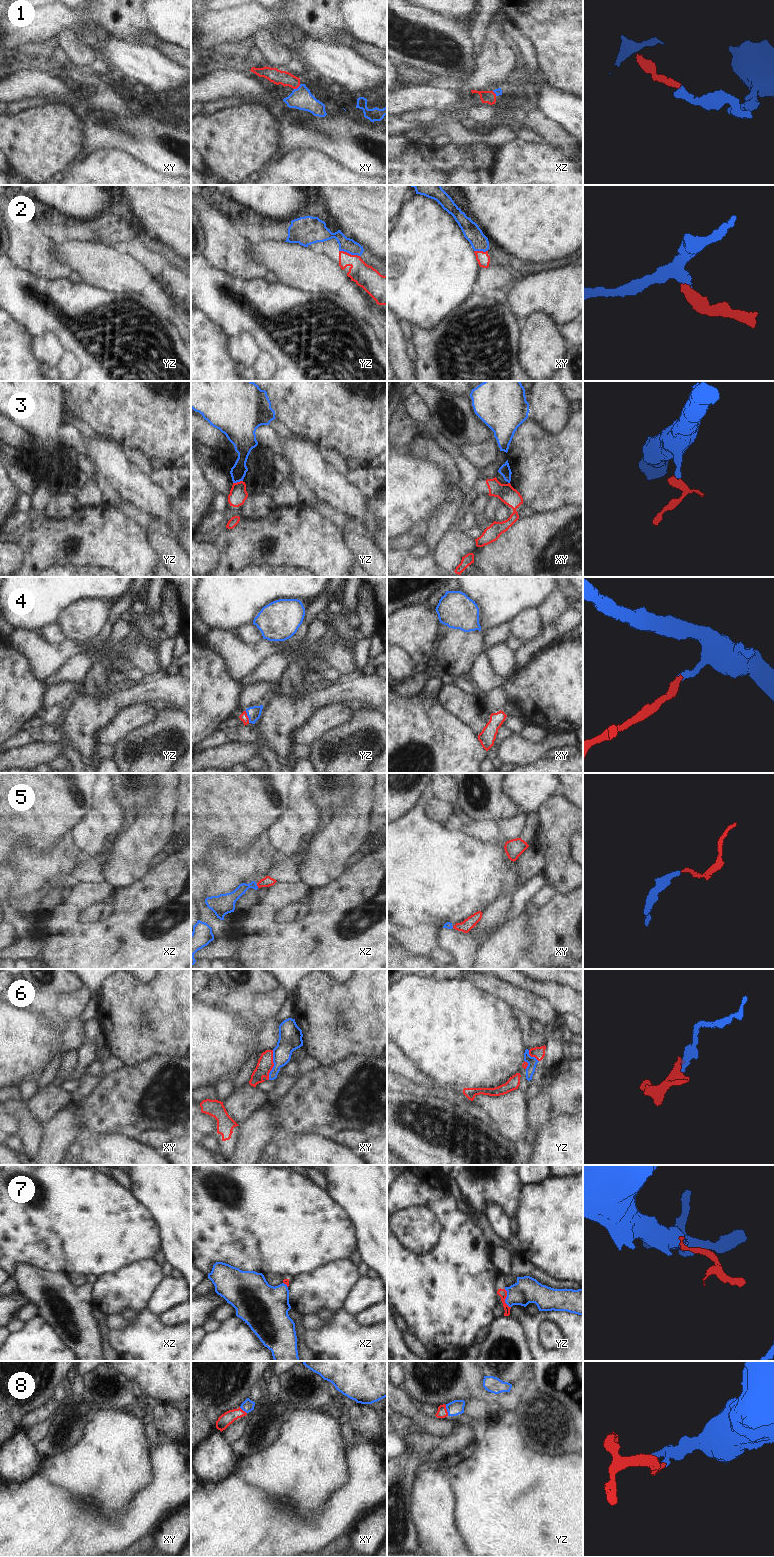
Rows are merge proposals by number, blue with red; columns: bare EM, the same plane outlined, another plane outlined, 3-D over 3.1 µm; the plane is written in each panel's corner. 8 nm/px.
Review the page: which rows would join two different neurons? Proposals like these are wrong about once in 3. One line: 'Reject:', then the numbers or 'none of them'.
Reject: 3, 6

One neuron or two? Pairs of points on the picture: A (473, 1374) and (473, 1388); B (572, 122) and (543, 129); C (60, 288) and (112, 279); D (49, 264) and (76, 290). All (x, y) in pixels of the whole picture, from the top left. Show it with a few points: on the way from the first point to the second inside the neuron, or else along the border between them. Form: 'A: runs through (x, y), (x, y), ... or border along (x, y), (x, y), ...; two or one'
A: runs through (473, 1377), (473, 1385); one
B: border along (543, 111), (549, 117), (560, 122), (572, 133); two
C: border along (82, 278), (93, 286), (110, 292); two
D: border along (67, 278), (58, 278), (53, 281), (41, 279); two

